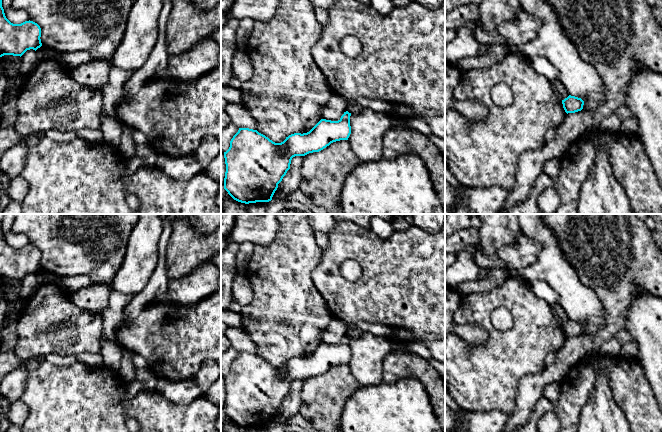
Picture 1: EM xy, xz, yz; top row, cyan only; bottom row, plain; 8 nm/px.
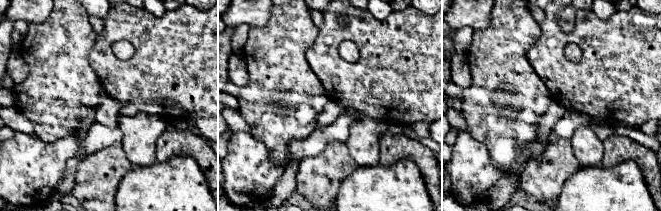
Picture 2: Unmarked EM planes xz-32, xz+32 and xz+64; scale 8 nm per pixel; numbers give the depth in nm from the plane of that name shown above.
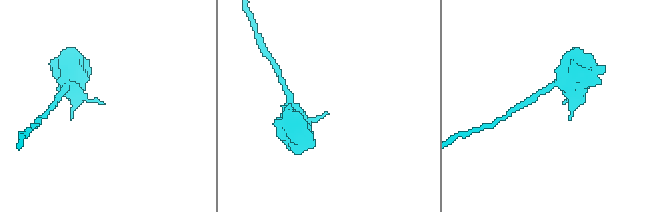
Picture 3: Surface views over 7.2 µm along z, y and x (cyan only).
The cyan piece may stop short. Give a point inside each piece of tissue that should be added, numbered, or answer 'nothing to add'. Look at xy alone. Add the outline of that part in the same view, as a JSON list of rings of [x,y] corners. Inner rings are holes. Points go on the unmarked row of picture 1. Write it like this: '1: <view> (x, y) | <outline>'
nothing to add

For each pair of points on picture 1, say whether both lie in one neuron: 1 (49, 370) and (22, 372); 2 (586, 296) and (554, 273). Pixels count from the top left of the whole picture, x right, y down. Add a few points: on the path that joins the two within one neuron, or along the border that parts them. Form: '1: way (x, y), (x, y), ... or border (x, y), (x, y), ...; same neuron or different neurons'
1: border (44, 361), (28, 376), (23, 393); different neurons
2: way (578, 296), (562, 280); same neuron

